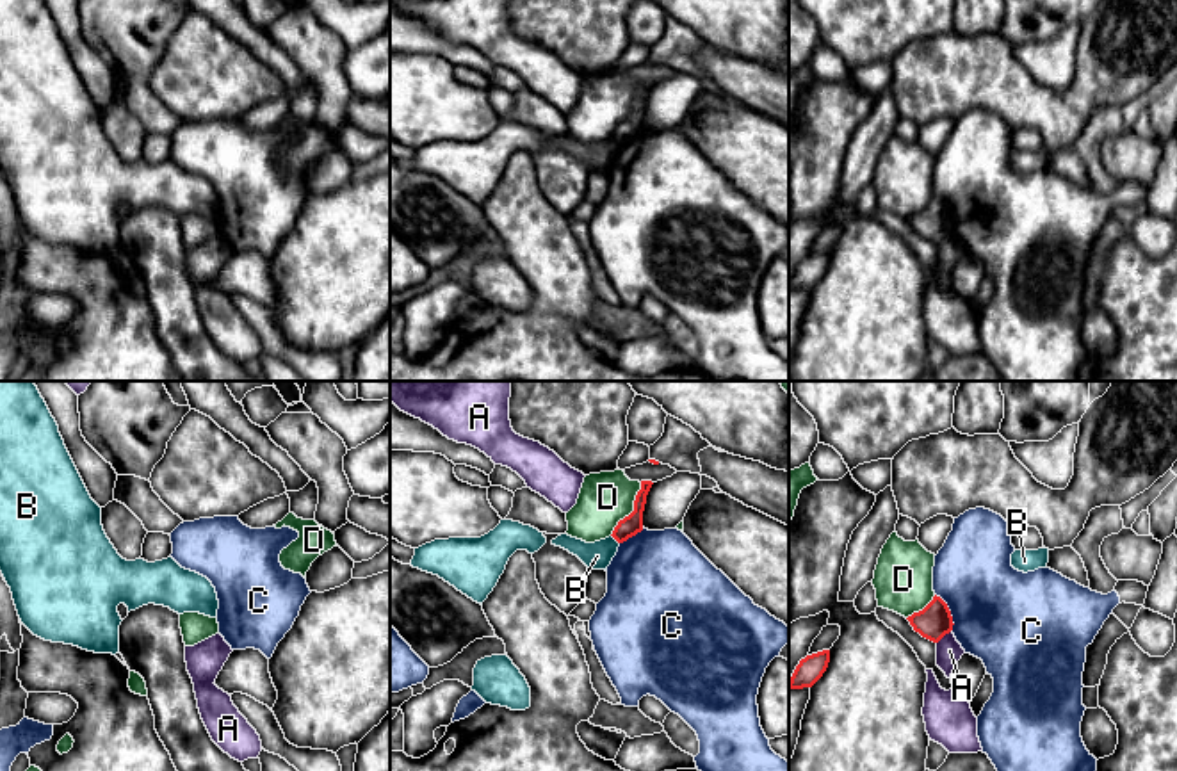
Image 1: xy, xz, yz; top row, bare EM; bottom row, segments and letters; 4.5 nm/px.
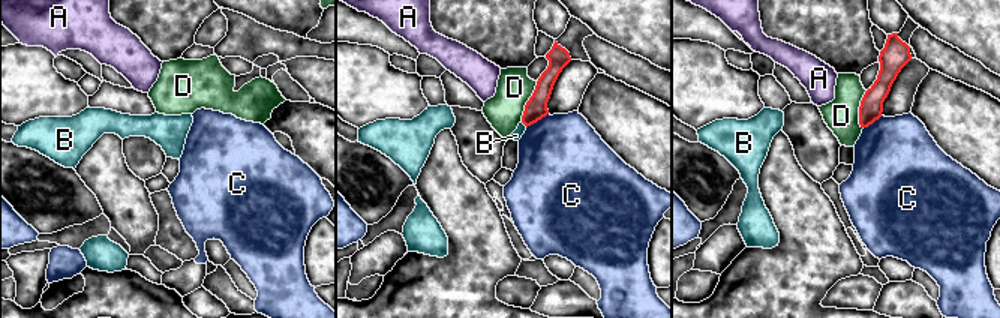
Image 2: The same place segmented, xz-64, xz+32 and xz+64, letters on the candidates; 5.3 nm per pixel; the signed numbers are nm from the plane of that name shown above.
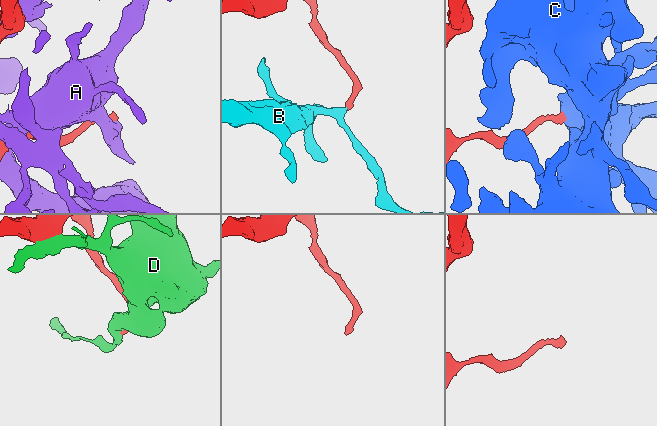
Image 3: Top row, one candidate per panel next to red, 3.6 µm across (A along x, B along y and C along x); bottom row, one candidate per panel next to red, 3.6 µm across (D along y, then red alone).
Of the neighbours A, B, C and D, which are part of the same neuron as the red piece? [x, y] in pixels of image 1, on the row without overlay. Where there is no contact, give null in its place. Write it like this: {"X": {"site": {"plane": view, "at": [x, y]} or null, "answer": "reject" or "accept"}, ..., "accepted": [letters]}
{"A": {"site": {"plane": "yz", "at": [942, 237]}, "answer": "reject"}, "B": {"site": {"plane": "xz", "at": [615, 139]}, "answer": "reject"}, "C": {"site": {"plane": "yz", "at": [949, 214]}, "answer": "reject"}, "D": {"site": {"plane": "xz", "at": [634, 111]}, "answer": "reject"}, "accepted": []}

